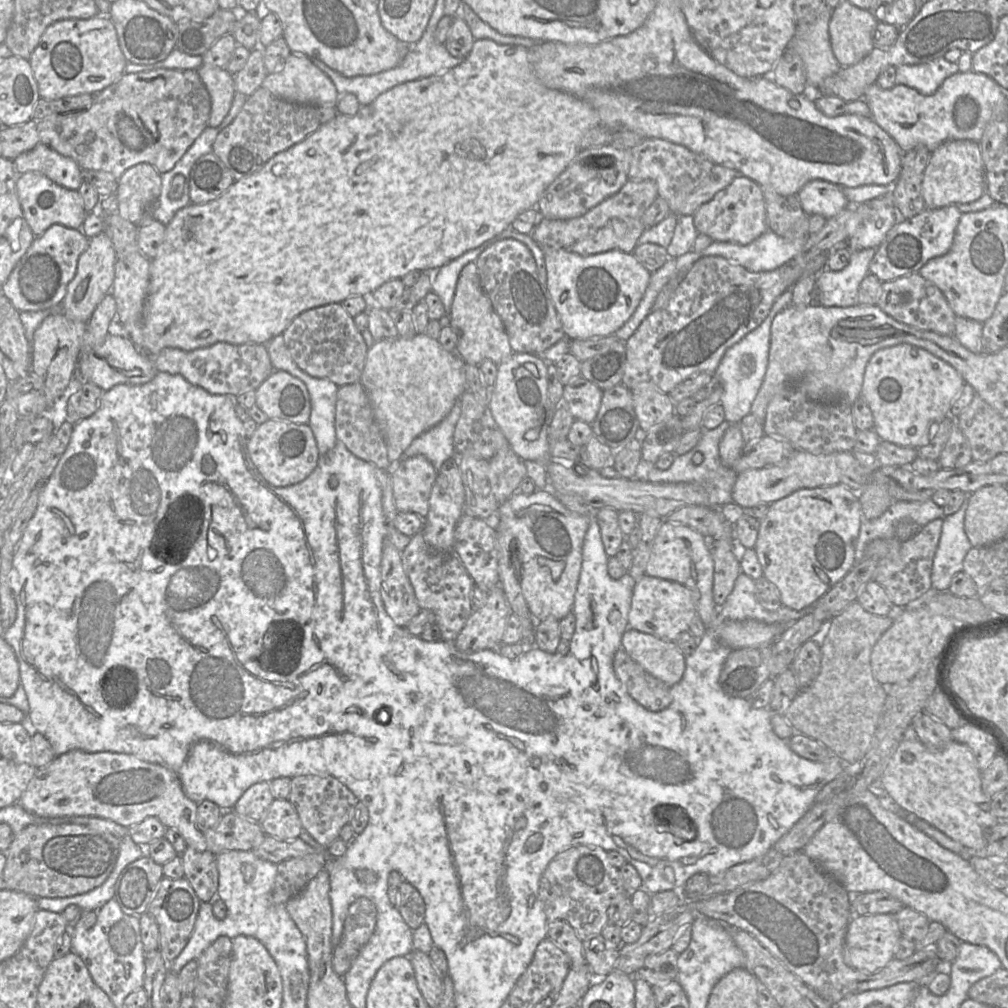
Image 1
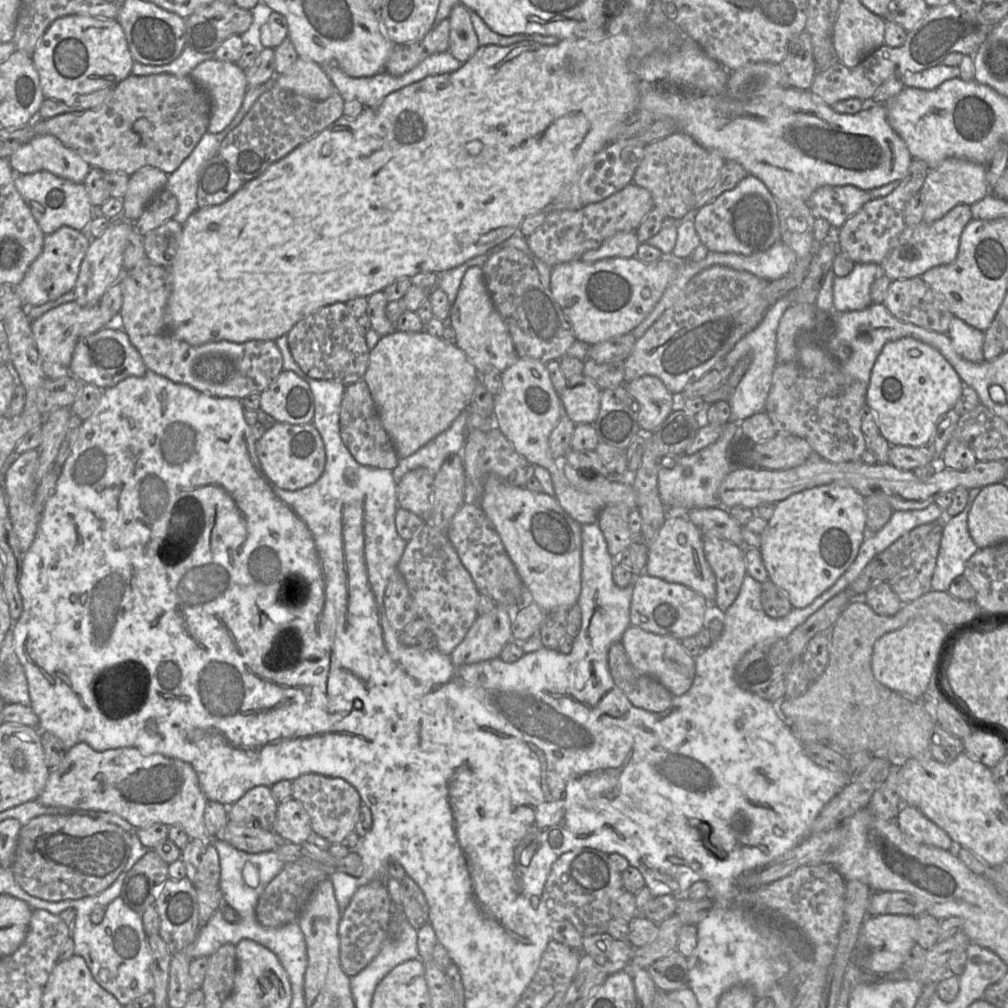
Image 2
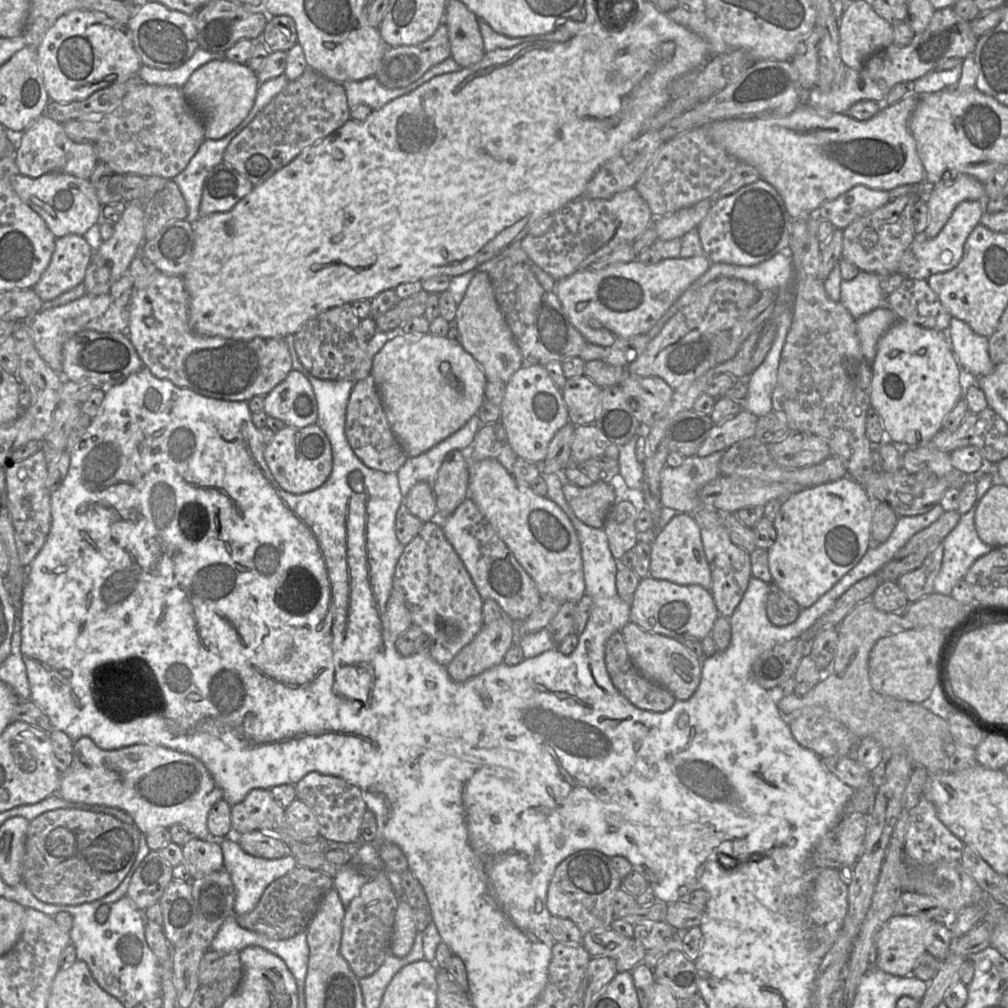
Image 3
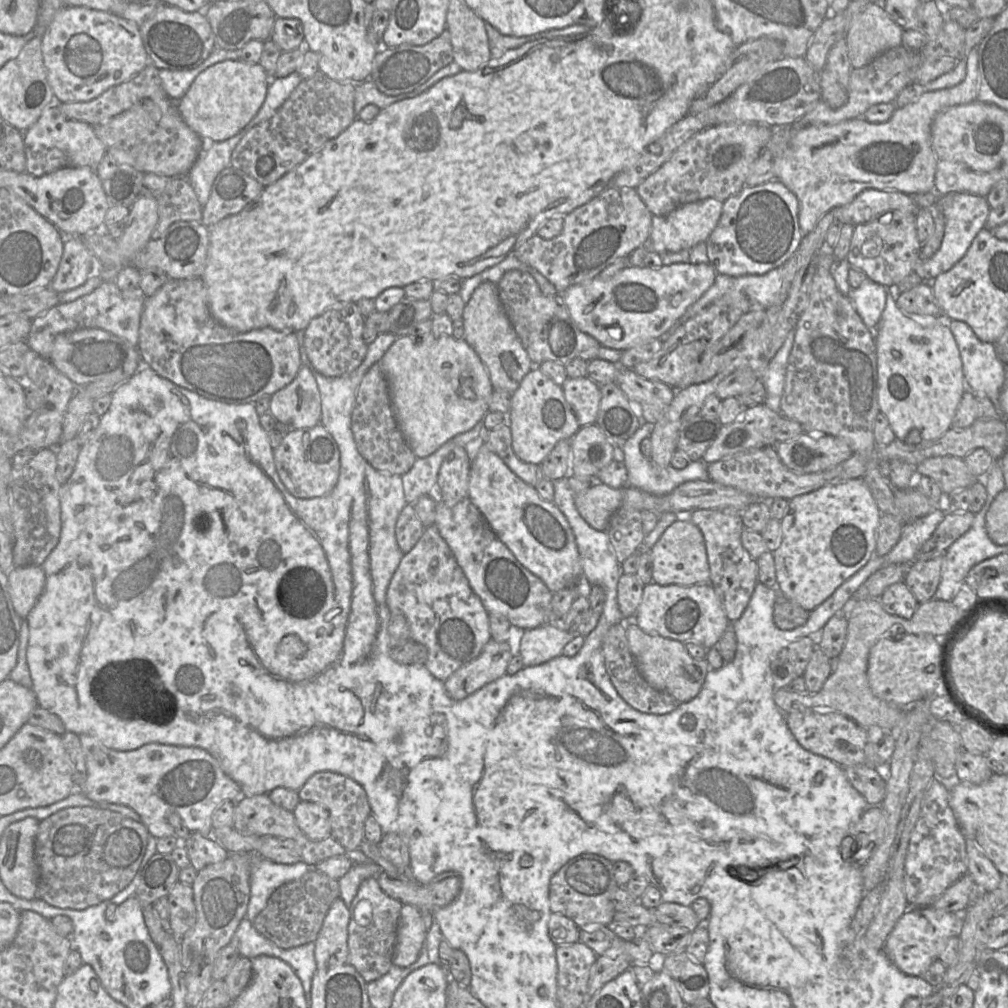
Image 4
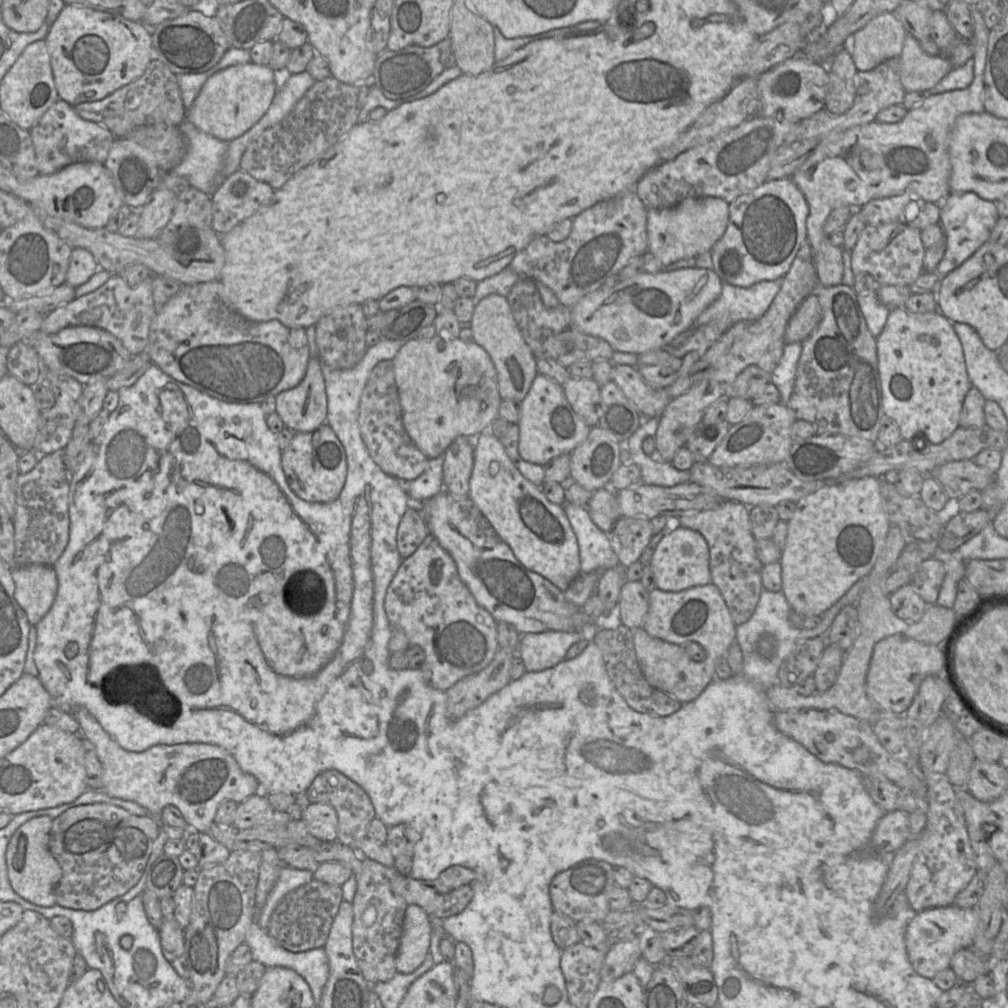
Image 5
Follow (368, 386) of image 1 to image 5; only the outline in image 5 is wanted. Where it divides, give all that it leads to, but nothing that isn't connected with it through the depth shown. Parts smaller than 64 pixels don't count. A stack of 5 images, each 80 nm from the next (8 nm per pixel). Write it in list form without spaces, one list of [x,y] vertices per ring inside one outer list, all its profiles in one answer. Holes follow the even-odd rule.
[[[440,335],[428,340],[410,339],[404,342],[392,362],[403,426],[413,443],[428,459],[443,454],[456,437],[481,433],[499,417],[501,397],[496,370],[489,354],[474,341],[463,342],[459,338]]]

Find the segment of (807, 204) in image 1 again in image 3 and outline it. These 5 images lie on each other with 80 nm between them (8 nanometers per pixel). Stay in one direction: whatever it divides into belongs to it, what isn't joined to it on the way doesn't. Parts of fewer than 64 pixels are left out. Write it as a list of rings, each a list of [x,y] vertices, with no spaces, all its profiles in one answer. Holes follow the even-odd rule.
[[[858,185],[836,199],[823,203],[815,214],[830,221],[835,230],[843,230],[855,220],[884,206],[891,199],[889,191]]]

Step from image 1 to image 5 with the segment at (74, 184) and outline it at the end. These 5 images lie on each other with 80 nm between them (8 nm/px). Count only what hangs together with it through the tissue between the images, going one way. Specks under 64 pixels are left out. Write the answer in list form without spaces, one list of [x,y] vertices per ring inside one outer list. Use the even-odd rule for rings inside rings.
[[[58,99],[29,129],[40,175],[52,174],[73,163],[99,162],[104,164],[114,142],[114,135],[107,128],[81,118],[63,99]]]

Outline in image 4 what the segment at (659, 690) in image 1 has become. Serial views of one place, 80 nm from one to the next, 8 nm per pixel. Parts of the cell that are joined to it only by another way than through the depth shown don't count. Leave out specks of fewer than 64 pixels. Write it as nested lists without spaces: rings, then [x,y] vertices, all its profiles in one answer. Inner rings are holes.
[[[626,623],[609,628],[603,638],[603,654],[609,678],[621,698],[632,708],[647,714],[664,715],[677,709],[679,702],[671,695],[651,687],[640,674],[627,639]]]

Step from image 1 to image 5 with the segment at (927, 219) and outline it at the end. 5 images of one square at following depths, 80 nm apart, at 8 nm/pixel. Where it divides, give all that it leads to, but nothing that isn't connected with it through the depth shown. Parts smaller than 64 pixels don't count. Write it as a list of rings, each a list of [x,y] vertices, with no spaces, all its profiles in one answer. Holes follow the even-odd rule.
[[[951,192],[942,204],[938,205],[940,224],[946,235],[946,249],[936,273],[944,277],[963,264],[990,238],[1000,216],[994,202],[982,199],[973,192]]]

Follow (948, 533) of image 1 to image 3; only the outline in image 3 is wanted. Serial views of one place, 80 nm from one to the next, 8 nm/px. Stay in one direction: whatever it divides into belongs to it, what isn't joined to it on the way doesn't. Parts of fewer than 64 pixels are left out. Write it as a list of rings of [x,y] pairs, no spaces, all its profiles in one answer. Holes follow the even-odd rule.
[[[976,501],[968,512],[961,515],[958,524],[943,540],[942,563],[934,580],[935,593],[951,595],[954,585],[964,579],[971,565],[993,549],[981,541],[975,529],[978,503]]]

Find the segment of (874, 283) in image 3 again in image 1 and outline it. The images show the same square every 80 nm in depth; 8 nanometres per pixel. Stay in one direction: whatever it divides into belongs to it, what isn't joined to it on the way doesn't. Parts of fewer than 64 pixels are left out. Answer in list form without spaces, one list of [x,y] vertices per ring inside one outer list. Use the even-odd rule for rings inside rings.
[[[874,248],[851,252],[849,264],[840,271],[825,267],[816,282],[816,301],[824,306],[849,307],[858,305],[858,289],[865,276],[870,273],[870,262]]]

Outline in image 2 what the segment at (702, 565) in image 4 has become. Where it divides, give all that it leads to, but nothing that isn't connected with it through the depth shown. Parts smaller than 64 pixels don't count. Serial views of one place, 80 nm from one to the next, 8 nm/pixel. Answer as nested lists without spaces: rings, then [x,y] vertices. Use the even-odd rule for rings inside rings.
[[[685,516],[666,518],[649,549],[645,572],[670,583],[685,585],[700,593],[712,605],[716,597],[716,578],[705,558],[700,530]]]

